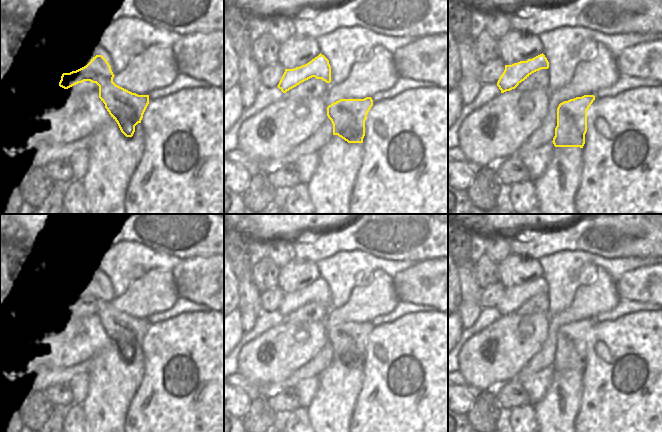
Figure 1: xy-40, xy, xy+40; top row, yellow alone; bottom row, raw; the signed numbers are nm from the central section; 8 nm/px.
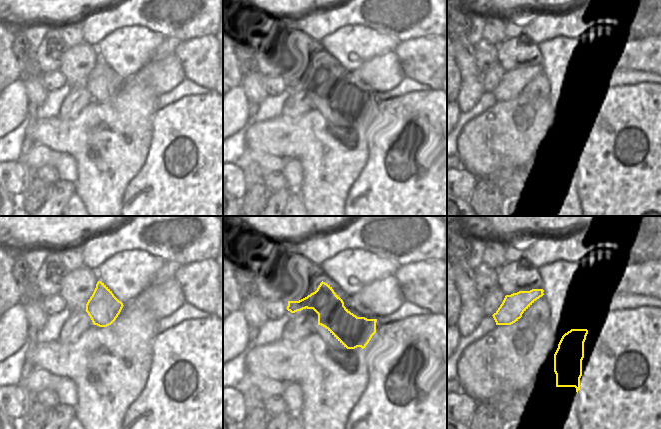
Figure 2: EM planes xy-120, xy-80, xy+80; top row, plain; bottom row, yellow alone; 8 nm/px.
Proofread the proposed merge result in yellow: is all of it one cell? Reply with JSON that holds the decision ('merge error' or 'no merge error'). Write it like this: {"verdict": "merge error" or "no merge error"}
{"verdict": "merge error"}

